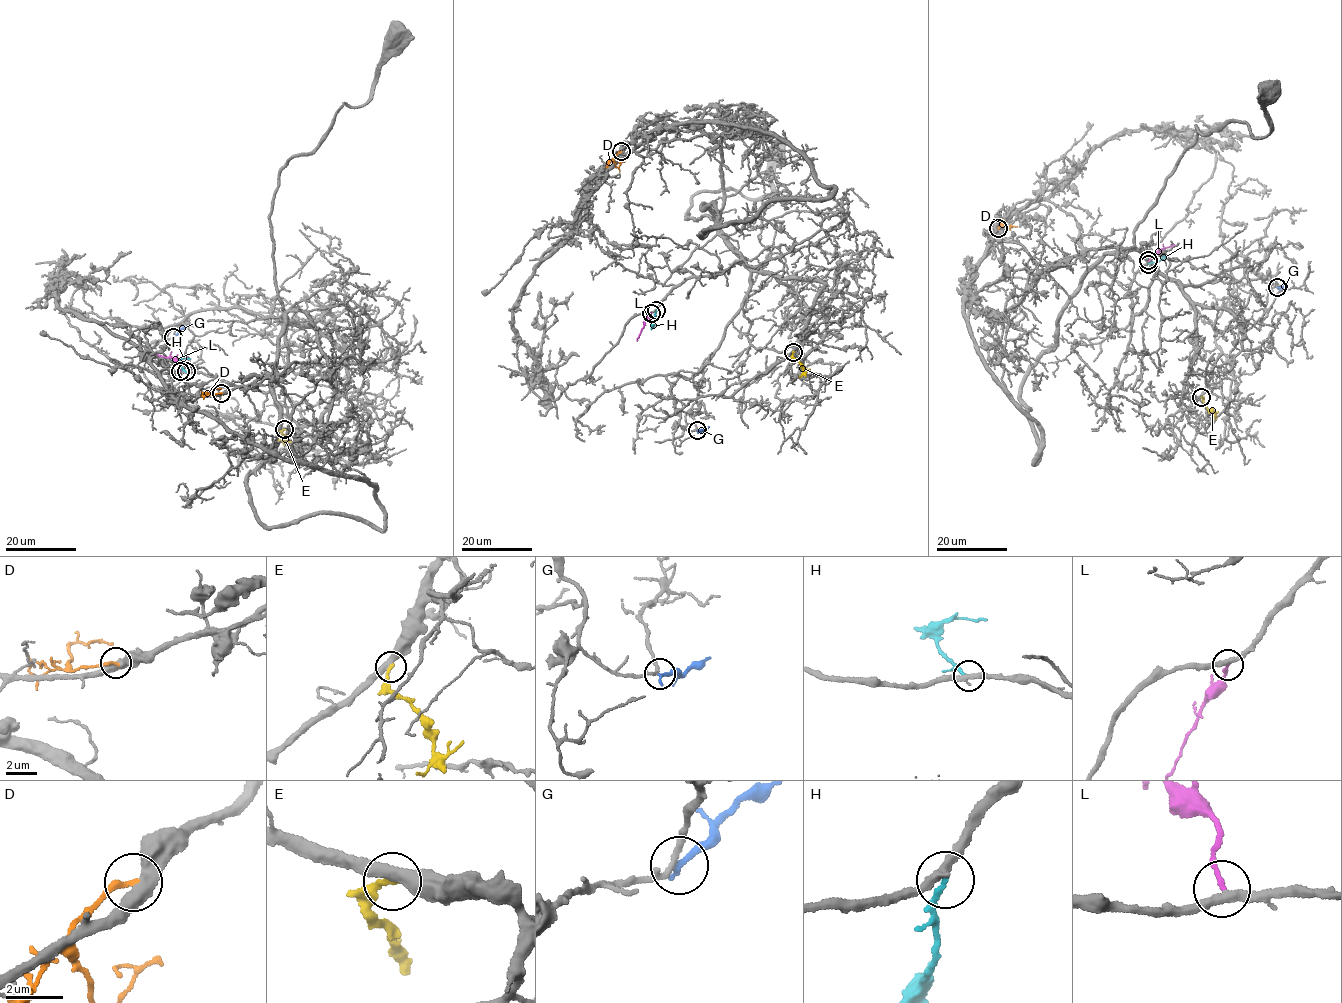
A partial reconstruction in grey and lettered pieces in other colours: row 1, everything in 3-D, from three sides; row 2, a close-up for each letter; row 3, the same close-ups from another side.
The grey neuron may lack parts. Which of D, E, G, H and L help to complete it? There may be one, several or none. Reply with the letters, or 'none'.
L

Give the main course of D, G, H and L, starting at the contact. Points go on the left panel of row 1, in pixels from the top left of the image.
D: (222, 392), (210, 392), (212, 389), (221, 389)
G: (174, 337), (187, 325)
H: (186, 371), (180, 360), (190, 359)
L: (180, 371), (178, 362), (172, 357), (157, 353)

